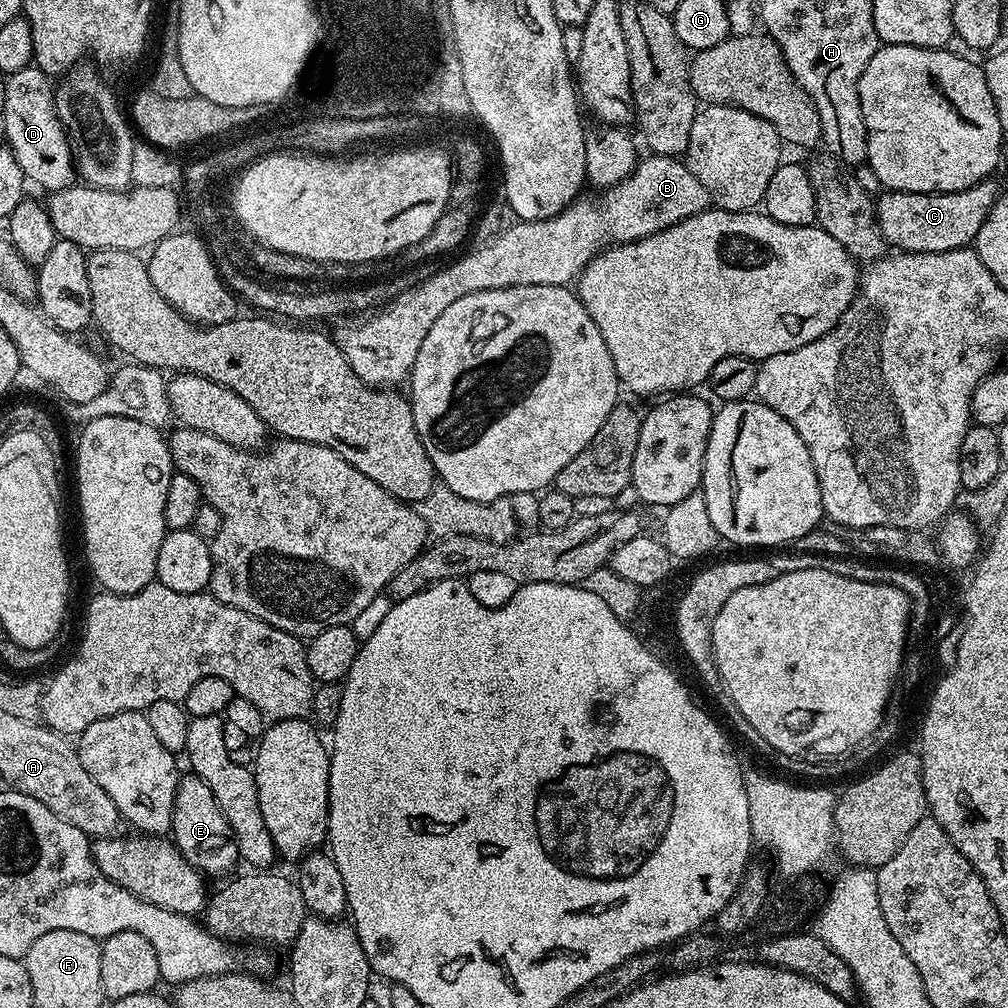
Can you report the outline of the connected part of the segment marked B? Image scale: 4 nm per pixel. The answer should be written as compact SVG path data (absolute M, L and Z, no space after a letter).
M648 154L645 160L643 157L634 171L620 184L597 191L595 194L597 196L581 195L571 204L567 204L558 215L545 220L513 222L508 229L491 237L487 241L489 244L466 253L461 260L444 266L433 277L421 281L412 289L405 290L375 314L361 319L357 323L361 323L357 328L350 329L338 340L340 352L346 358L350 370L354 370L354 374L362 378L362 382L371 384L374 388L388 390L393 386L400 386L396 384L402 383L403 380L405 383L411 377L414 358L418 358L418 350L422 350L422 342L426 339L426 334L430 334L430 326L434 326L434 322L438 322L438 317L442 315L442 310L458 302L458 298L466 298L466 294L474 294L478 290L494 290L510 286L571 285L596 253L604 251L609 246L628 244L631 240L641 240L650 234L658 234L670 226L681 224L696 212L705 211L710 204L706 186L702 186L702 182L698 182L698 178L690 174L688 165L683 159L655 154Z

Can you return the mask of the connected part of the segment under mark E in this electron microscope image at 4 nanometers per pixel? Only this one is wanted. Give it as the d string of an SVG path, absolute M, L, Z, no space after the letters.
M194 774L181 775L178 782L178 790L174 794L170 839L186 858L186 862L193 864L208 878L230 871L240 860L230 826L218 802L214 802L214 794L210 791L210 786L206 786L206 782L202 782L202 778Z

